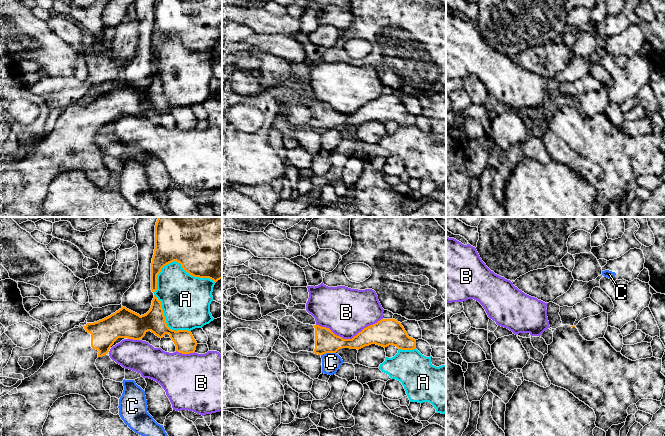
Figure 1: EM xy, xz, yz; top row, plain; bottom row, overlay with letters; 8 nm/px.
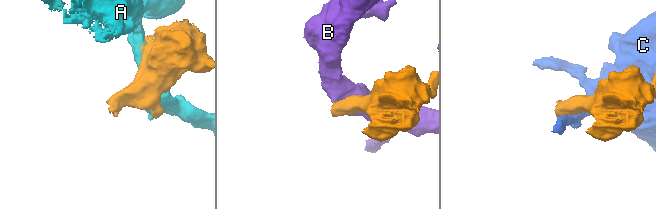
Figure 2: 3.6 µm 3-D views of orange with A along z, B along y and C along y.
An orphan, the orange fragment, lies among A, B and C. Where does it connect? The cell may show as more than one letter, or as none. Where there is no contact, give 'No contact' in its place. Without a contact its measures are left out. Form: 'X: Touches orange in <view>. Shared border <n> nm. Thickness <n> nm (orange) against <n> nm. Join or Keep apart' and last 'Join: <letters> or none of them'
A: Touches orange in xy. Shared border 500 nm. Thickness 440 nm (orange) against 340 nm. Keep apart
B: Touches orange in xz. Shared border 550 nm. Thickness 180 nm (orange) against 380 nm. Keep apart
C: Touches orange in xz. Shared border 120 nm. Thickness 180 nm (orange) against 160 nm. Keep apart
Join: none of them

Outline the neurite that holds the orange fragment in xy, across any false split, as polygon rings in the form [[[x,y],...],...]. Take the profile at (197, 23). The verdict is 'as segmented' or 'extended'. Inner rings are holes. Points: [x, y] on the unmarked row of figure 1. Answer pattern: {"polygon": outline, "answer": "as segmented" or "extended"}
{"polygon": [[[156,0],[151,39],[151,66],[157,66],[157,51],[169,39],[178,38],[194,53],[222,55],[222,0]]], "answer": "as segmented"}

